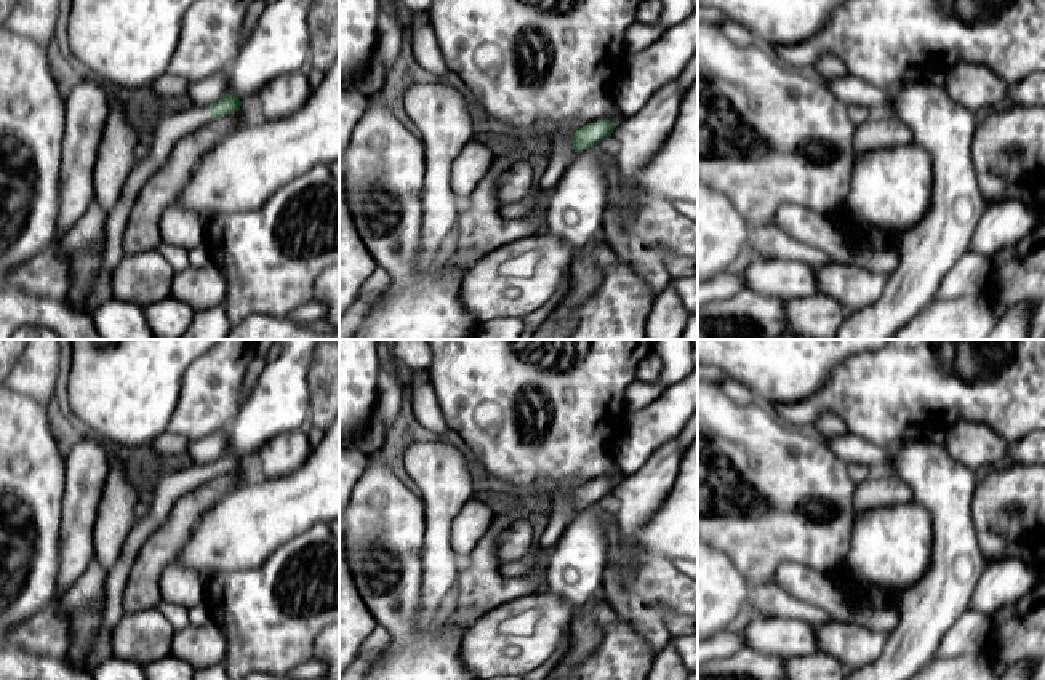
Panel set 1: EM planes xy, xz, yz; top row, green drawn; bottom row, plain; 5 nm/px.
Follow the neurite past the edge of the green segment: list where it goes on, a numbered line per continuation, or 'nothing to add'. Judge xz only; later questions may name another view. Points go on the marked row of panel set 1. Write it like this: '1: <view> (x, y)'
nothing to add

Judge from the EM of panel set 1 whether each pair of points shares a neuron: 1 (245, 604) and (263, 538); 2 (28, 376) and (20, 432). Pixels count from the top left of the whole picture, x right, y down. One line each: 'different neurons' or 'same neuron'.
1: different neurons
2: different neurons

